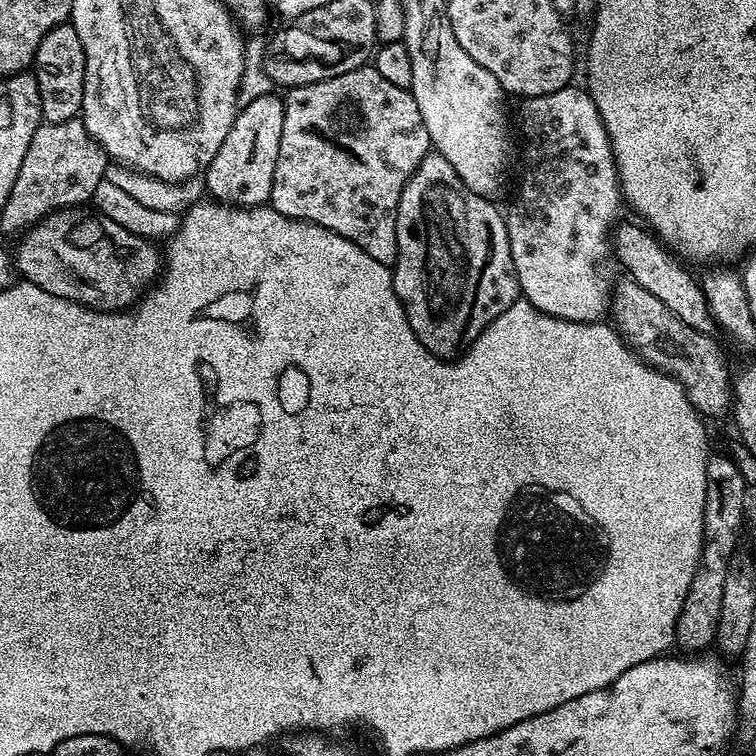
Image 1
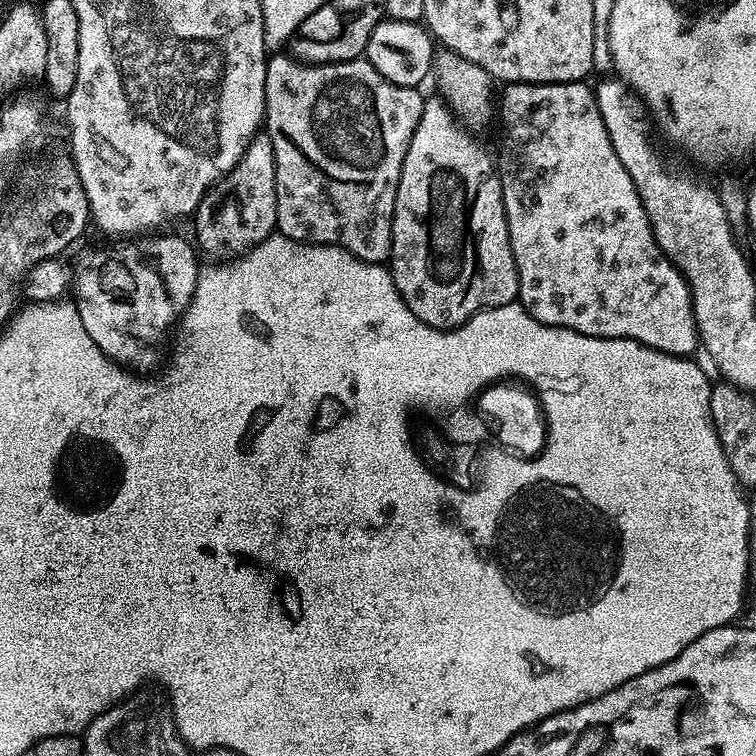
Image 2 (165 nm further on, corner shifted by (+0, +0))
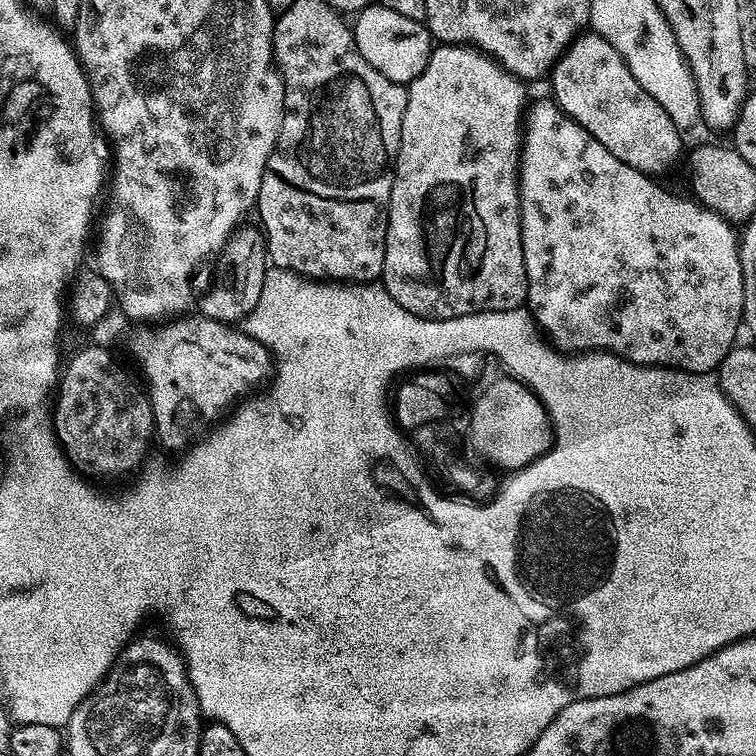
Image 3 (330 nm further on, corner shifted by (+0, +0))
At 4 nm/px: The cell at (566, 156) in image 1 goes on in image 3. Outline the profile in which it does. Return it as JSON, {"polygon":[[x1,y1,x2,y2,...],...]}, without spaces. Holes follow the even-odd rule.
{"polygon":[[555,99,536,100,527,105,522,120,522,143,518,179,520,181,520,233,522,254,526,262,528,279,527,311,531,312,536,327,559,351,579,354,589,350,613,352,635,364,651,364,662,368,680,368,683,372,711,372,719,369,726,354,737,343,736,331,742,328,744,311,744,279,740,265,738,236,732,233,733,225,701,206,695,199,683,200,655,184,647,172,636,172,634,166,614,158,598,138,594,138,574,118,570,118,556,105]]}

